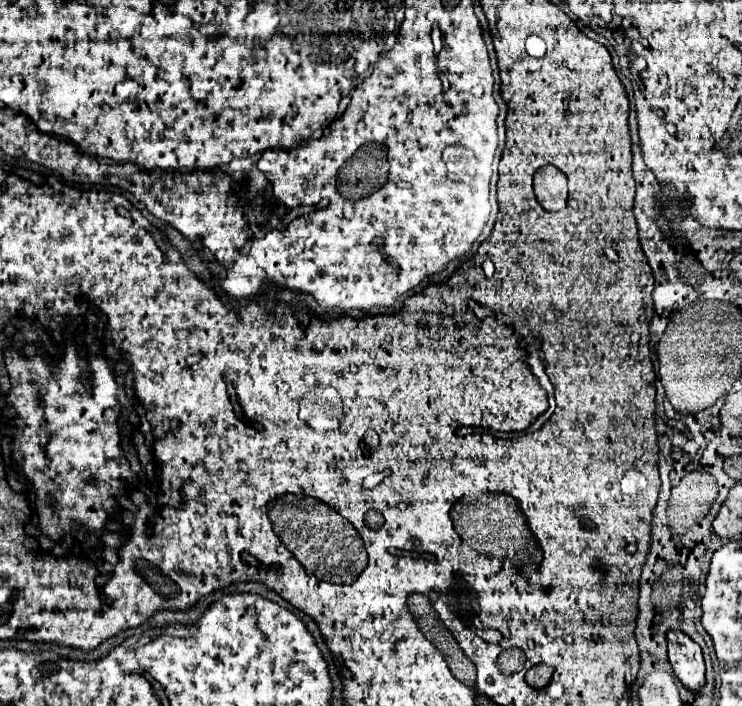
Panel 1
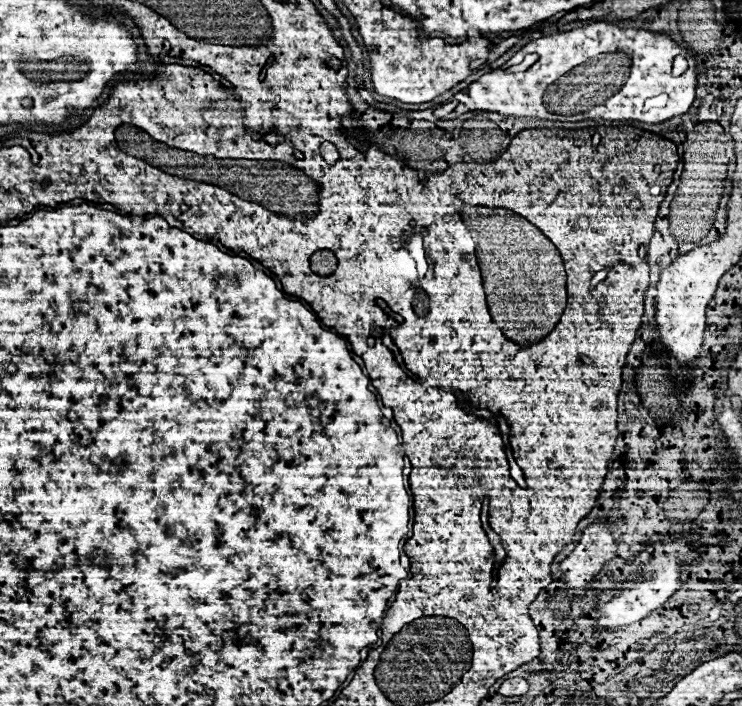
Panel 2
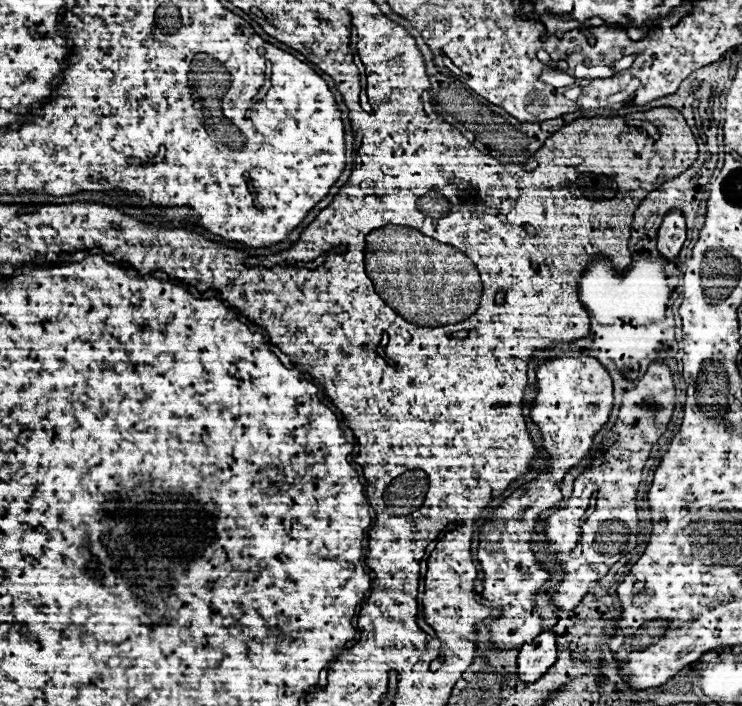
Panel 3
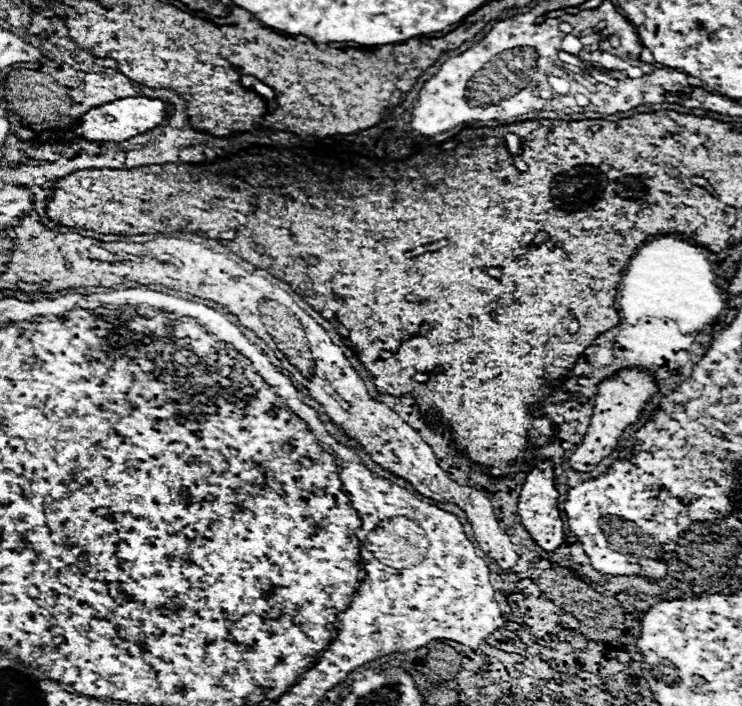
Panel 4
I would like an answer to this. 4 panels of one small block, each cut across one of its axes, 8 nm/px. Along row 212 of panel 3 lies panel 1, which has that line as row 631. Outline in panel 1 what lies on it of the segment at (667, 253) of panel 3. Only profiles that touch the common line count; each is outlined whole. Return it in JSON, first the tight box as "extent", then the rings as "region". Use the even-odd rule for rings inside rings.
{"extent":[666,630,704,690],"region":[[[670,630],[666,640],[676,678],[680,678],[688,690],[700,690],[704,686],[704,658],[700,646],[680,630]]]}

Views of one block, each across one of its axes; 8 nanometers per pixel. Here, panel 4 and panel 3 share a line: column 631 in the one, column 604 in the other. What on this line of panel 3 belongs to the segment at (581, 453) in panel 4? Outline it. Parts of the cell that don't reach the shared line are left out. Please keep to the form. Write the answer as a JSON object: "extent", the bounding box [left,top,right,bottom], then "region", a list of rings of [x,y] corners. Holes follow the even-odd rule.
{"extent":[530,354,614,474],"region":[[[584,354],[548,358],[538,364],[536,378],[538,396],[530,416],[542,432],[544,450],[550,454],[550,474],[566,474],[570,468],[580,464],[580,460],[588,454],[594,436],[608,422],[614,406],[612,378],[598,360]]]}

